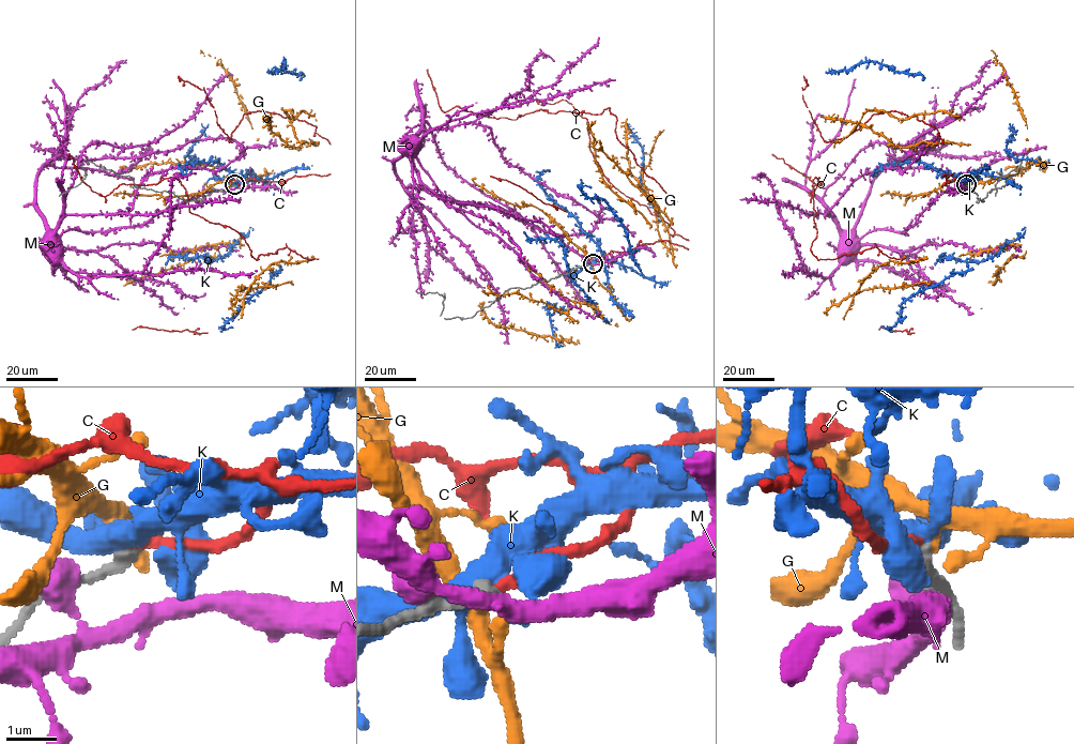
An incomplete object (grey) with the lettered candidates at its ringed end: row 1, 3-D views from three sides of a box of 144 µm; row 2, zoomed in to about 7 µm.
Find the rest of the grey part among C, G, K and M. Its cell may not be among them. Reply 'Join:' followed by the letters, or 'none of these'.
Join: C

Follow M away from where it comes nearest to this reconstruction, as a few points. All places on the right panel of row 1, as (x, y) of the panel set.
M: (966, 186), (964, 190), (945, 191), (904, 231), (871, 230), (856, 242), (847, 242), (840, 252)

